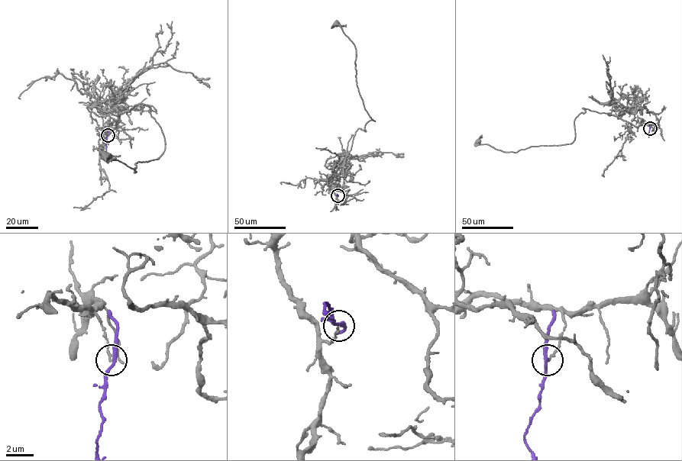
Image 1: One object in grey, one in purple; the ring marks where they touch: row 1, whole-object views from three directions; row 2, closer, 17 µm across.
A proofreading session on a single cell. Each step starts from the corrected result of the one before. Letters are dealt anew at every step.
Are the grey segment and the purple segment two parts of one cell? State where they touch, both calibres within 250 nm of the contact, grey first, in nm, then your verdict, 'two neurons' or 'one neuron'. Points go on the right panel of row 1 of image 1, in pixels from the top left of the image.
(650, 128) | 160/240 nm | two neurons

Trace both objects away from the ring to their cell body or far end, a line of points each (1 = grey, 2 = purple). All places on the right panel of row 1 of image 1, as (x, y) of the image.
1: (650, 128), (582, 107), (570, 143), (515, 153), (478, 141)
2: (650, 128), (648, 137)

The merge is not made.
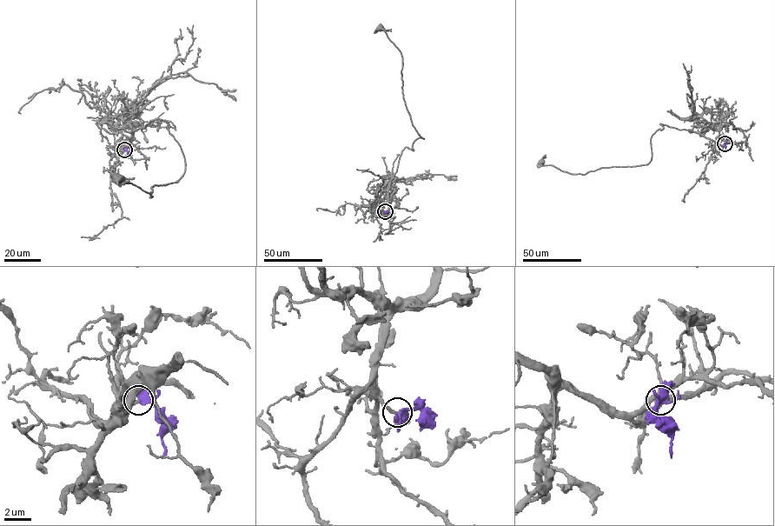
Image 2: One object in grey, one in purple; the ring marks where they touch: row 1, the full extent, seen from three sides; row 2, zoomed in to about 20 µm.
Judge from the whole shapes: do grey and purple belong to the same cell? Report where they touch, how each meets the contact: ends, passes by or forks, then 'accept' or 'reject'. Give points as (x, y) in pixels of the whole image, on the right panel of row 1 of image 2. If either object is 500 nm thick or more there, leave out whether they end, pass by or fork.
place (725, 143); grey ends; purple forks; accept

